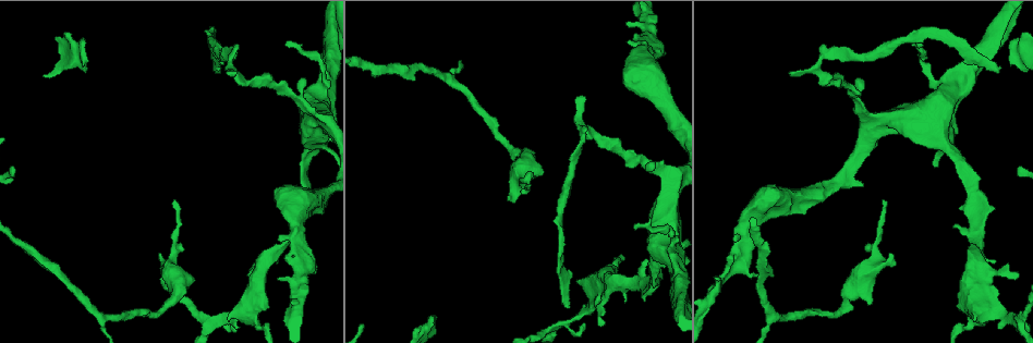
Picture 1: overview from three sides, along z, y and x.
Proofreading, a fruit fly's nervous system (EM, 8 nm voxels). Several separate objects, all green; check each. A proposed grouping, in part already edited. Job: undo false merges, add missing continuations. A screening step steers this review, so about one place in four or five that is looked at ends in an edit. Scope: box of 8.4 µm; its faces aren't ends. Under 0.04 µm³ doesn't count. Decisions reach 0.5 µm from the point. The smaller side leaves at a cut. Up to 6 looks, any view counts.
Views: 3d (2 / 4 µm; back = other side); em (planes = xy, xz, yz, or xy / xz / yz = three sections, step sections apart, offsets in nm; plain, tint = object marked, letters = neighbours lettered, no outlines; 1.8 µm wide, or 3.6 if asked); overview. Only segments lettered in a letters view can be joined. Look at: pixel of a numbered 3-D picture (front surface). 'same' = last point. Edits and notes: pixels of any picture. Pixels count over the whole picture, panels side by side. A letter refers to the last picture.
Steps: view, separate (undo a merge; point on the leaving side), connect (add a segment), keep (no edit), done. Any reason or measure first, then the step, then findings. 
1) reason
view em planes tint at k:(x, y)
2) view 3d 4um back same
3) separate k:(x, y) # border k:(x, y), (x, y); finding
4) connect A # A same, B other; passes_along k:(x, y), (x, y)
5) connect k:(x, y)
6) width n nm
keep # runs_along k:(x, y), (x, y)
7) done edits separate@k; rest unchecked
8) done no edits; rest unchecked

tapers out
view 3d 2um at 1:(987, 212)

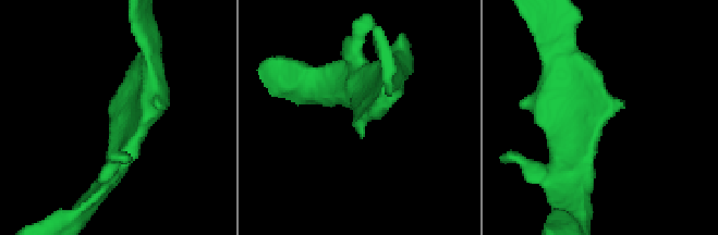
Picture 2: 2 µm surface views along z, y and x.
now the EM
view em xz step 4 letters at 2:(114, 122)

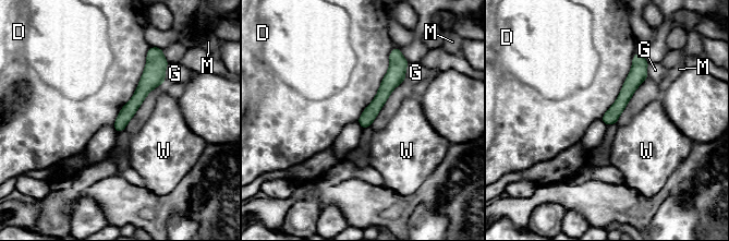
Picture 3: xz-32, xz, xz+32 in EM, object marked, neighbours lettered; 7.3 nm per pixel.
cut it another way
view em yz step 4 letters same

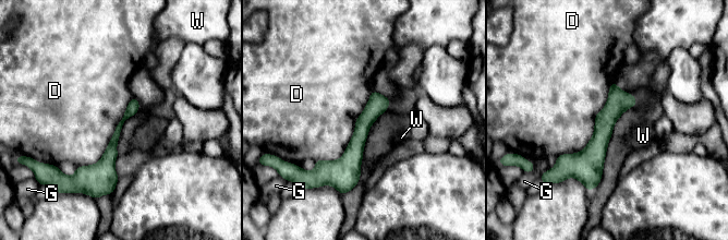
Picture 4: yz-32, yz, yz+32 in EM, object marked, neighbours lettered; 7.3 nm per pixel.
keep # D other, G other, W other; none of them fits

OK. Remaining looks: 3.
tapers out
view em planes letters at 1:(601, 323)

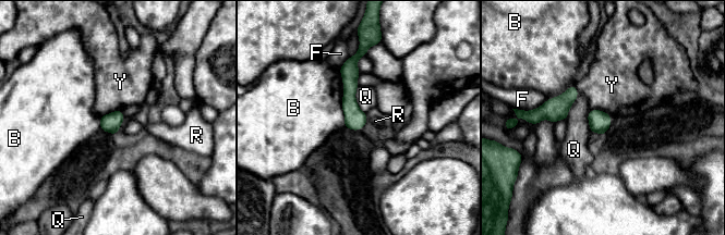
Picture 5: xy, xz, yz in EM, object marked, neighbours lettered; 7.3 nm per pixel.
keep # B other, F other, Q other, R other, Y other; border 5:(121, 109), (106, 113), (100, 118); none of them fits

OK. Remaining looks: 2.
done no edits; rest unchecked

